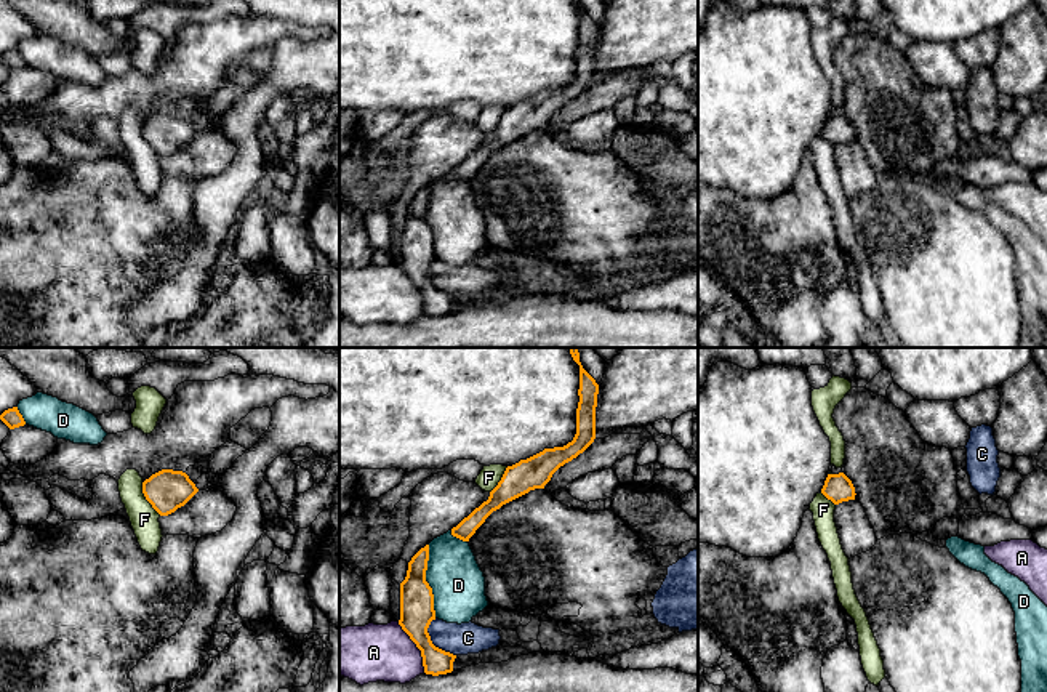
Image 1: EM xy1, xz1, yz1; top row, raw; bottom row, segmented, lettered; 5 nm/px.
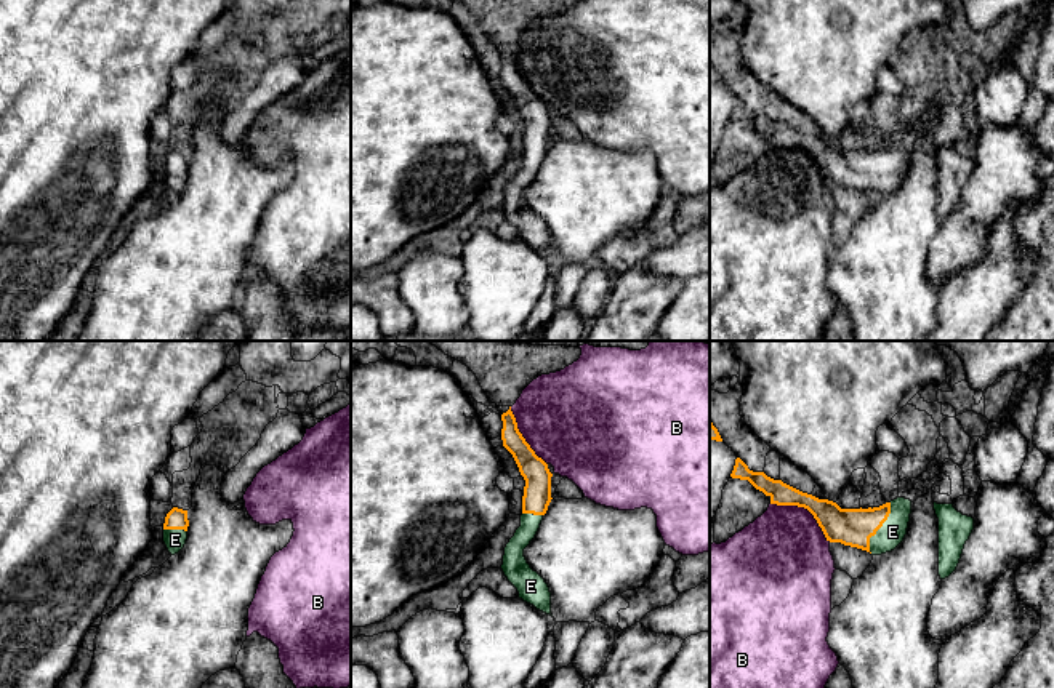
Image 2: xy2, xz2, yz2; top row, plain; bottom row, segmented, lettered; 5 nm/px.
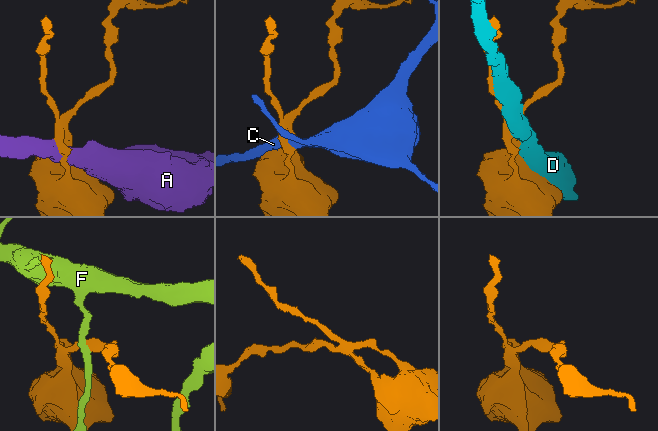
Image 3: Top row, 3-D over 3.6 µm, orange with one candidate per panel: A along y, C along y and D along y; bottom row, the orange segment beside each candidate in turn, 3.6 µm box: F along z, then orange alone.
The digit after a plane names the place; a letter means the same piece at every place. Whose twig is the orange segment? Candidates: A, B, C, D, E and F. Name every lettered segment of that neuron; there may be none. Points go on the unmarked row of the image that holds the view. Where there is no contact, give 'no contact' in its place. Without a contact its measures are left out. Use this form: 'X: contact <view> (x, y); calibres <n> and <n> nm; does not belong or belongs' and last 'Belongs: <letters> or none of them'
A: contact xz1 (417, 287); calibres 180 and 280 nm; does not belong
B: contact yz2 (804, 149); calibres 190 and 440 nm; does not belong
C: contact xz1 (431, 284); calibres 180 and 160 nm; does not belong
D: contact xz1 (426, 223); calibres 180 and 280 nm; does not belong
E: contact yz2 (880, 168); calibres 190 and 130 nm; belongs
F: contact xy1 (146, 140); calibres 200 and 140 nm; does not belong
Belongs: E

